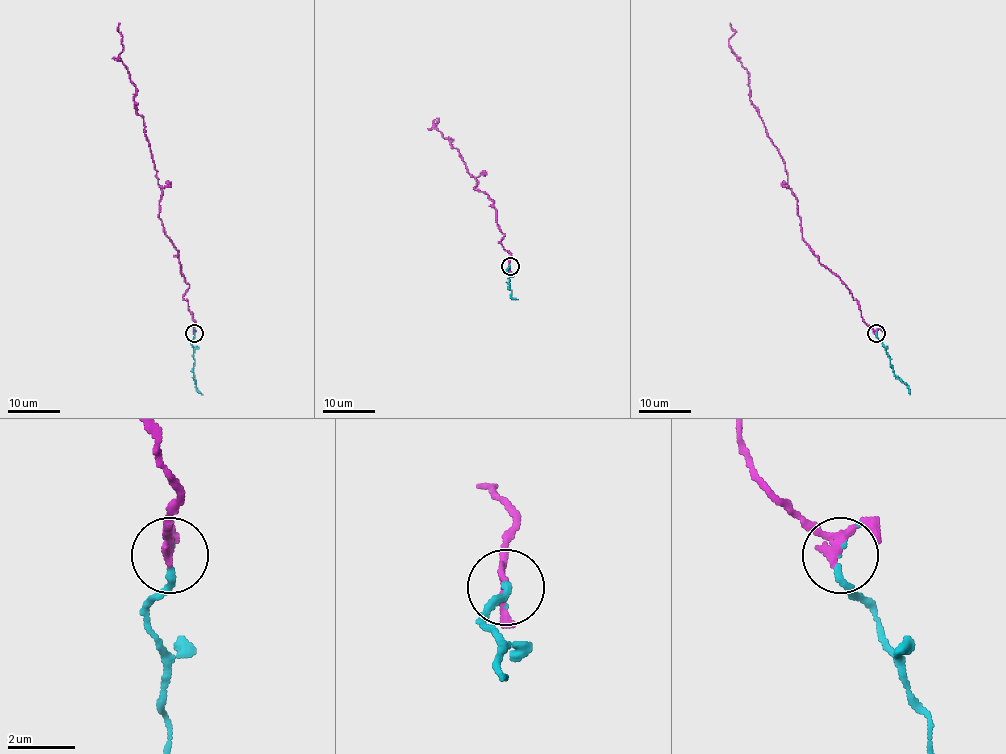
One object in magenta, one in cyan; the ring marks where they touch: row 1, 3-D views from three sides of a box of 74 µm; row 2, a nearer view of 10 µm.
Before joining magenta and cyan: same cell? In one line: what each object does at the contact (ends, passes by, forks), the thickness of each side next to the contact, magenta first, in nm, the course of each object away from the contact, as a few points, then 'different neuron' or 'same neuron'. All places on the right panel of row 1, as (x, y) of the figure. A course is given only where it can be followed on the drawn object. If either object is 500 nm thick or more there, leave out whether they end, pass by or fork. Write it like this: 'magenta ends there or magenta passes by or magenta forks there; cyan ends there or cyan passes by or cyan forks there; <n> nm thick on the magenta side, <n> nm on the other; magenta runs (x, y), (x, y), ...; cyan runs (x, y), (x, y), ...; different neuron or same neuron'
magenta passes by; cyan ends there; 200 nm thick on the magenta side, 170 nm on the other; magenta runs (877, 333), (802, 237), (782, 157), (749, 99), (748, 71), (728, 44), (735, 32), (730, 23); cyan runs (877, 333), (892, 372), (907, 386), (910, 394); same neuron

